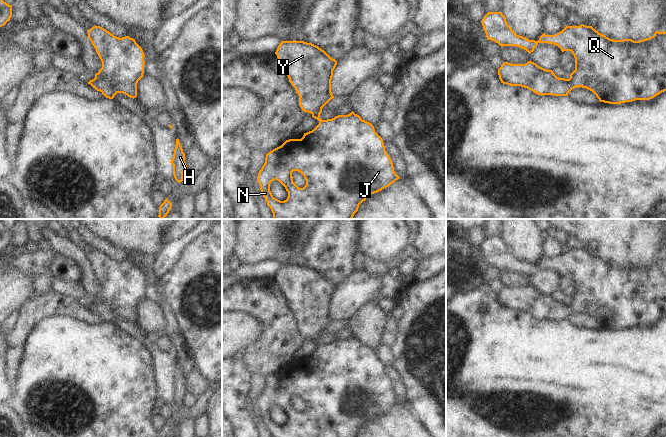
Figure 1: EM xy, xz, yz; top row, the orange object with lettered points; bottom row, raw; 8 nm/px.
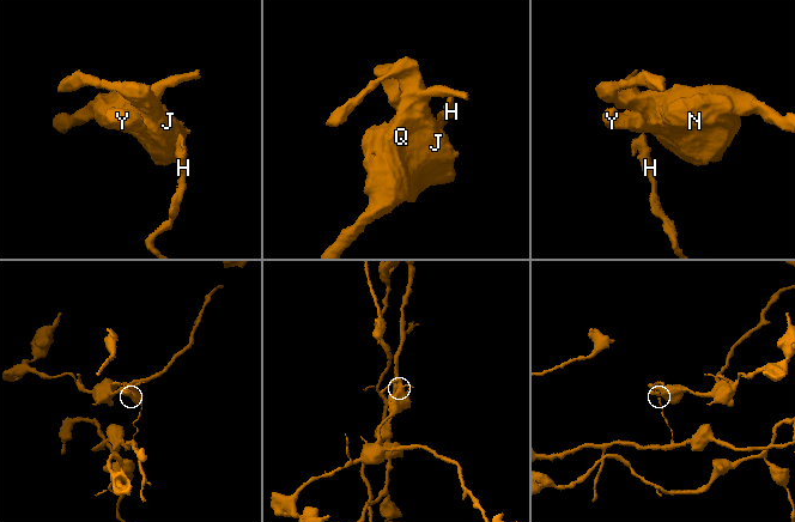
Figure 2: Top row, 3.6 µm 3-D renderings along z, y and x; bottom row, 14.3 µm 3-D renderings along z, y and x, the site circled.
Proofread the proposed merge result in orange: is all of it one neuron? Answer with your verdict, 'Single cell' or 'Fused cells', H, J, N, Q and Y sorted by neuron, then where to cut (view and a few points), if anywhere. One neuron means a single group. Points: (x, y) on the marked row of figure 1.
Single cell. Groups: H J N Q Y. No split

